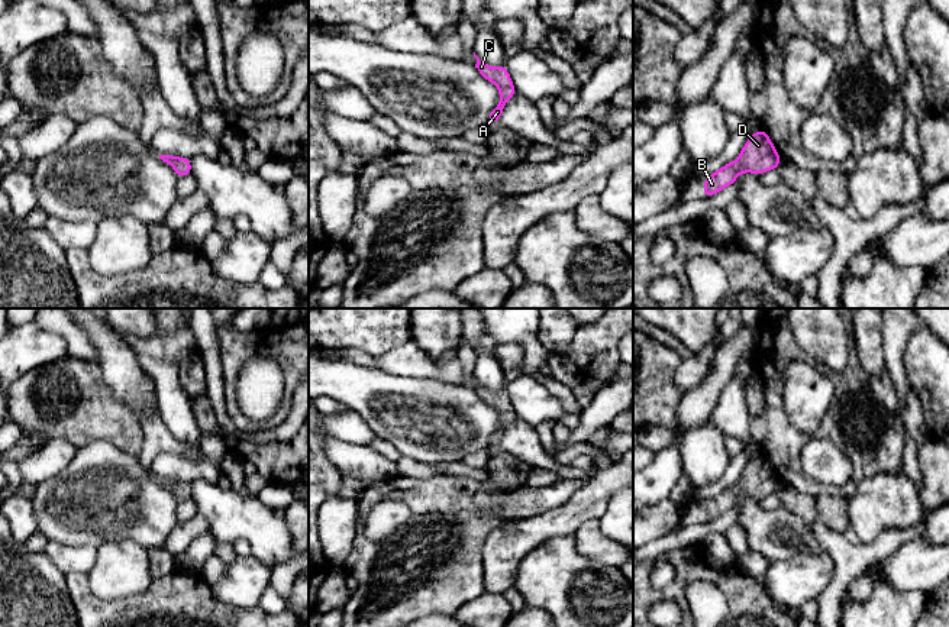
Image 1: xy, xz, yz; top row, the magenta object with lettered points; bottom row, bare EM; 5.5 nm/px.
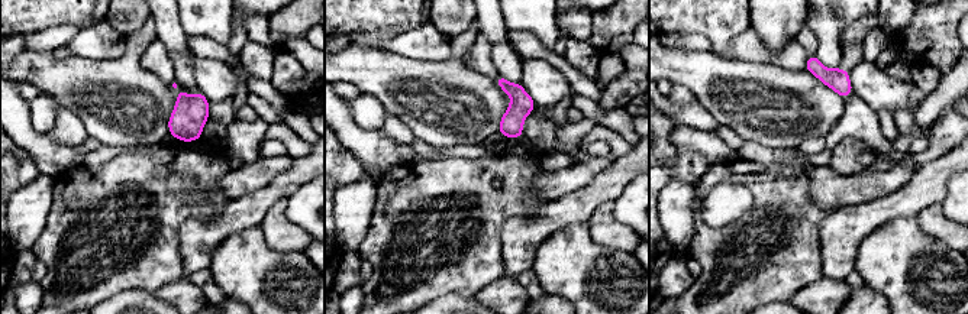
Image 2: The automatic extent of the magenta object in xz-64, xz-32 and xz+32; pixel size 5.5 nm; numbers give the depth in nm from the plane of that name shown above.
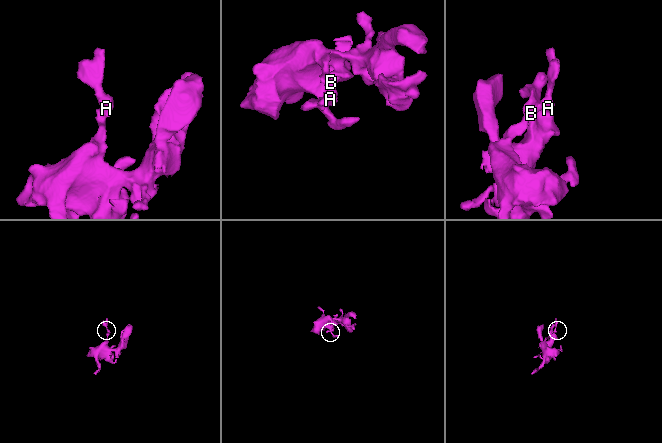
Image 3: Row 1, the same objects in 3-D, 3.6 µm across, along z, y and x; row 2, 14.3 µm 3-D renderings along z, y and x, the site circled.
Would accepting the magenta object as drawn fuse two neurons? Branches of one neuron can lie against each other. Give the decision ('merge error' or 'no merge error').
no merge error

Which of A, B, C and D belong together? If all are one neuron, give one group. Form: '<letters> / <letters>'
A B C D

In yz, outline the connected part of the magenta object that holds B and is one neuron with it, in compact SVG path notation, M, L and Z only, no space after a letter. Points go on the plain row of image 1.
M759 453L748 463L735 487L729 487L708 500L703 510L703 518L707 521L714 520L717 516L733 508L740 497L755 497L759 500L769 494L775 494L781 484L769 460Z

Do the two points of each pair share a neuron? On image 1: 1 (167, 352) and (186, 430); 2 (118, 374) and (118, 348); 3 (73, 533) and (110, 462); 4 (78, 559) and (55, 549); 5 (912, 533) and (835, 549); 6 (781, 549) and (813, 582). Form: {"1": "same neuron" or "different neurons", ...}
{"1": "different neurons", "2": "same neuron", "3": "same neuron", "4": "same neuron", "5": "same neuron", "6": "different neurons"}

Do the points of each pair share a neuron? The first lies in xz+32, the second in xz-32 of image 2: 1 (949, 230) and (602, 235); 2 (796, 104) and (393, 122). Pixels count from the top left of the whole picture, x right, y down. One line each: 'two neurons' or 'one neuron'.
1: one neuron
2: two neurons

